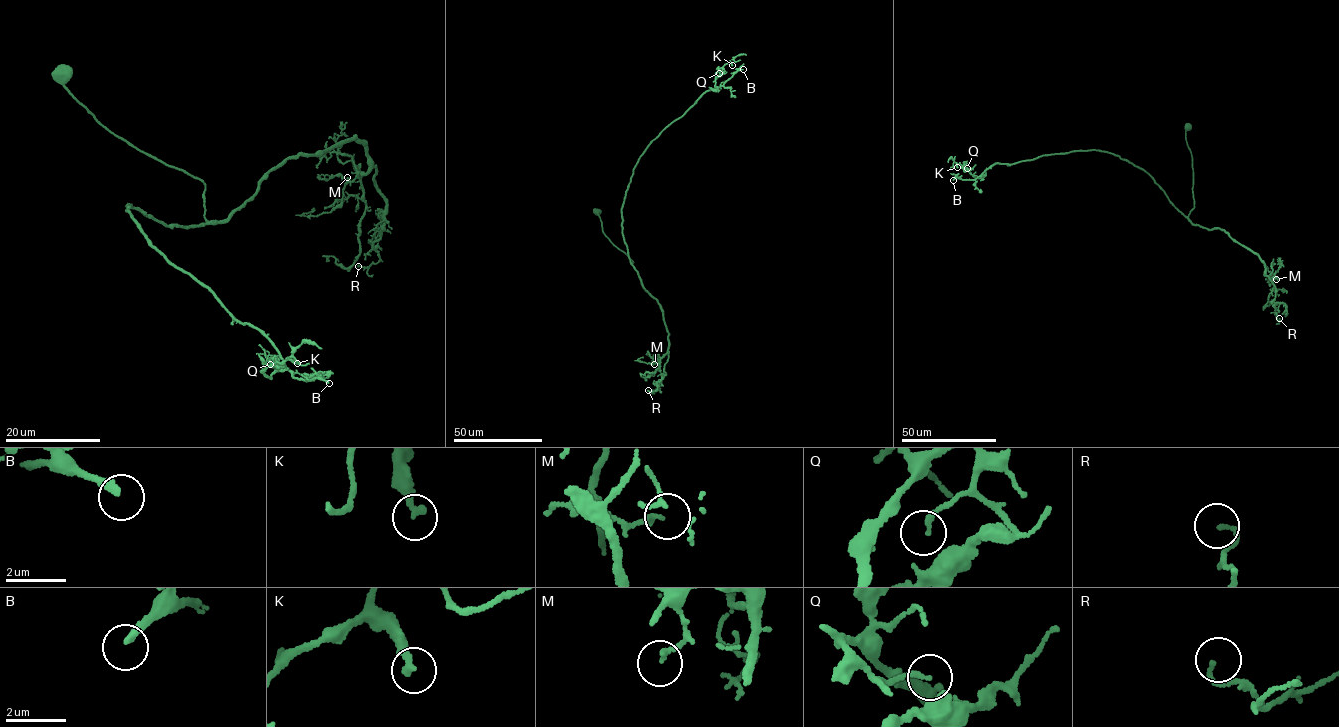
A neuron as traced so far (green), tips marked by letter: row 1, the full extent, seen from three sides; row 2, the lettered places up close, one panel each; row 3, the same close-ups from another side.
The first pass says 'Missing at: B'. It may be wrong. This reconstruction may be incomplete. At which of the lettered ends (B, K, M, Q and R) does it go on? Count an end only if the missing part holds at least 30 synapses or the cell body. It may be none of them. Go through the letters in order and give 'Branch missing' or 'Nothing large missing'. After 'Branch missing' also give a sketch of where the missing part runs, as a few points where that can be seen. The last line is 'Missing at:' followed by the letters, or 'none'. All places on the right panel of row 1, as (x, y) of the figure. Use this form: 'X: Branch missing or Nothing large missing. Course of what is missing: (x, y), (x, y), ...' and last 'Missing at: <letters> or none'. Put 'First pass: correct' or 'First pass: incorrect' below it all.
B: Branch missing
K: Nothing large missing
M: Nothing large missing
Q: Nothing large missing
R: Nothing large missing
Missing at: B
First pass: correct

